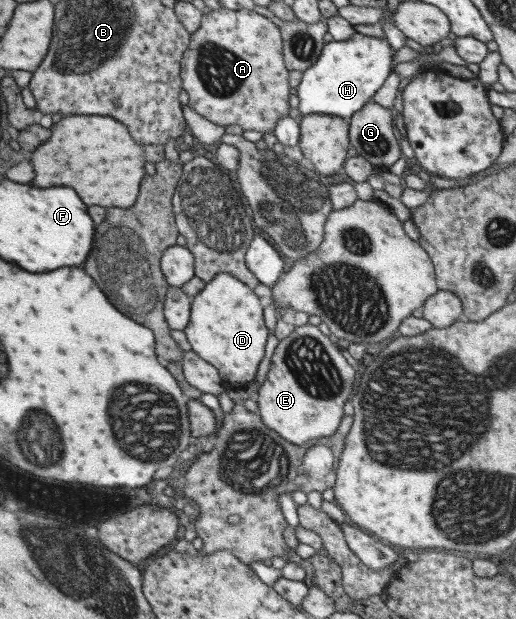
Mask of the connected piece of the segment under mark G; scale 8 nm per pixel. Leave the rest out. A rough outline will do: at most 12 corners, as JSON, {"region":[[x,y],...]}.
{"region":[[370,101],[347,122],[356,156],[380,167],[400,157],[389,108]]}

